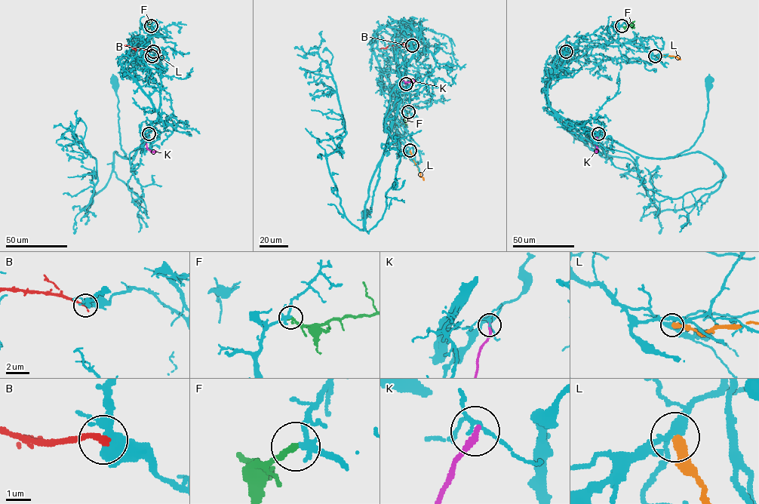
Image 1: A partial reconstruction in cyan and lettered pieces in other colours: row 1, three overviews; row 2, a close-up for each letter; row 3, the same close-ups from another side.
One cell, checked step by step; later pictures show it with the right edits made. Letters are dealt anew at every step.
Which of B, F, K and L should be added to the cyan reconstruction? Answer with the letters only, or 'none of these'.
F

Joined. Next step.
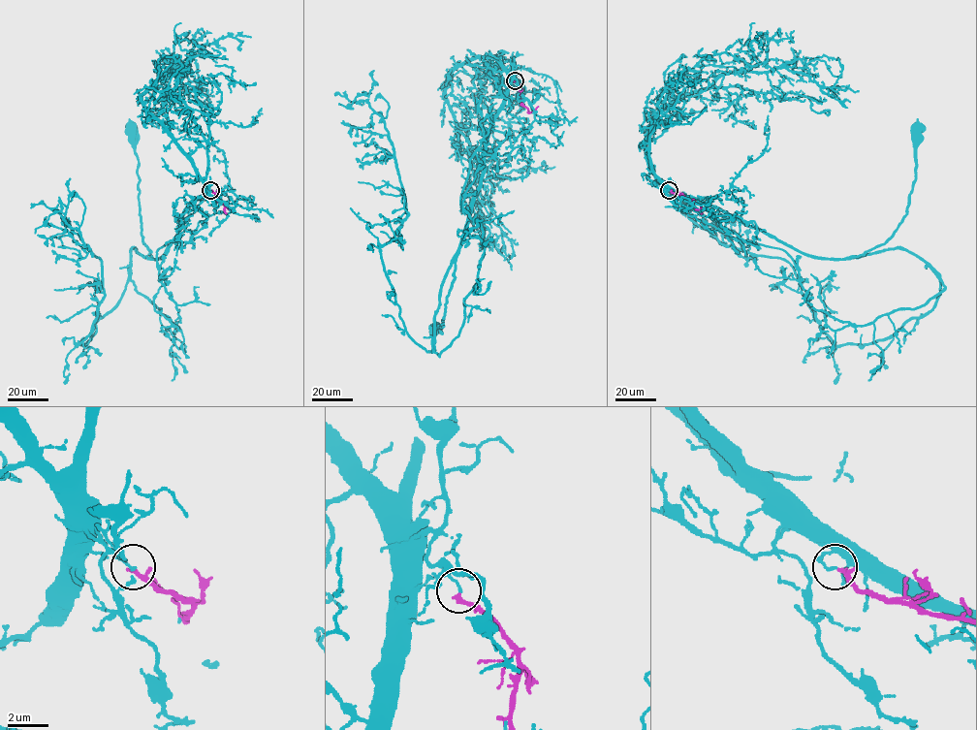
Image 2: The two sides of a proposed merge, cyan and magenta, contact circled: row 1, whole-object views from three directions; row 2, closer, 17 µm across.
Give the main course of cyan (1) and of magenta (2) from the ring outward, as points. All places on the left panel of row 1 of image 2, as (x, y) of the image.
1: (210, 190), (205, 188), (184, 211), (177, 236), (160, 258), (154, 259), (141, 235), (137, 155), (132, 128)
2: (210, 190), (228, 208), (235, 209)

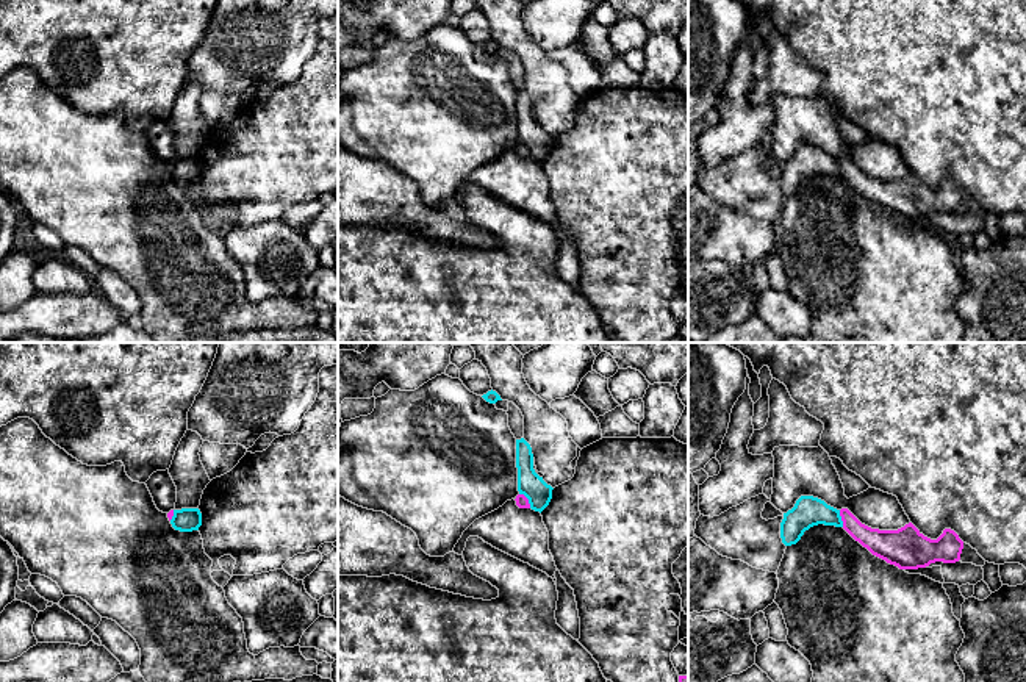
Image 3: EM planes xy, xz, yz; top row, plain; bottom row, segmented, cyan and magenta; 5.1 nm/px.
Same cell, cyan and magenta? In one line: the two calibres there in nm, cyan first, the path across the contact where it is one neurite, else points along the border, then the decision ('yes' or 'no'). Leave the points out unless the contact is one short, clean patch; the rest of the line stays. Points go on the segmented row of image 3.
130 nm thick on the cyan side, 60 nm on the other; border along xz (520, 493), (530, 507); no

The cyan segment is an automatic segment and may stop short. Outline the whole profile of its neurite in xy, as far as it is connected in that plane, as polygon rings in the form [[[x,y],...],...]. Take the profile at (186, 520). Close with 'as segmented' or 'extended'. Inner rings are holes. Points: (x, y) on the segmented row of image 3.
[[[199,508],[174,510],[170,524],[175,530],[192,532],[202,526],[202,513]]]; as segmented

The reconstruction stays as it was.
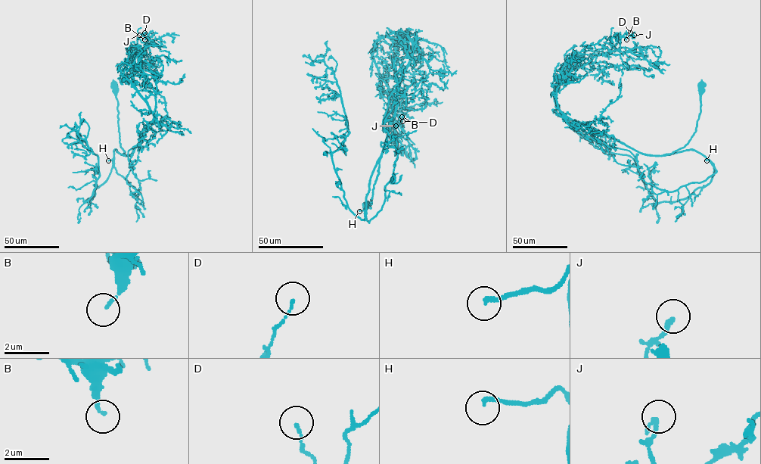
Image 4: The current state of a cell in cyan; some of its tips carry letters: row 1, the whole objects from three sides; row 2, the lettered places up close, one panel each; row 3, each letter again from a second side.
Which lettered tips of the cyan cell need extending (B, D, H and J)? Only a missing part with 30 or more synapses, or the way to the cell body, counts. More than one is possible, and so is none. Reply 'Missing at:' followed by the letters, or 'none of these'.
Missing at: H

